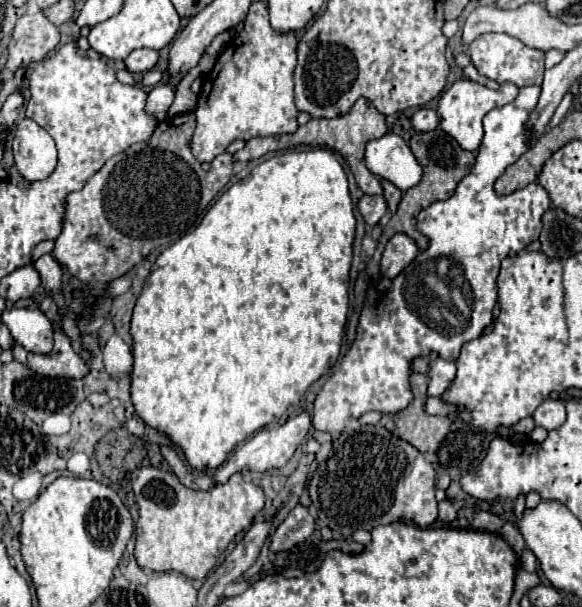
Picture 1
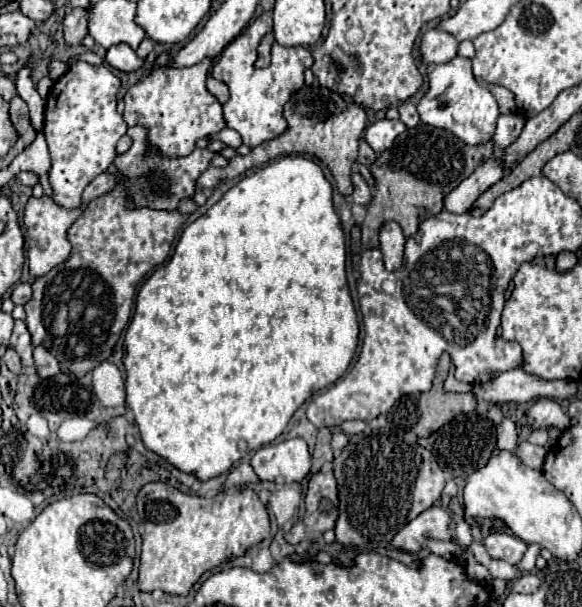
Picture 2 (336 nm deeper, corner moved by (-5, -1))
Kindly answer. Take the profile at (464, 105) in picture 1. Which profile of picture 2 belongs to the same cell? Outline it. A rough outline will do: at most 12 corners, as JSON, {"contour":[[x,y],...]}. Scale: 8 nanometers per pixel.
{"contour":[[471,59],[429,65],[421,123],[467,145],[493,139],[499,107]]}

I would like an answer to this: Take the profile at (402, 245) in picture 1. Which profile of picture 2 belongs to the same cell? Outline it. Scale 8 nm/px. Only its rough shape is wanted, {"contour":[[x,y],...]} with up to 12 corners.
{"contour":[[395,221],[381,227],[385,269],[403,263],[405,235]]}

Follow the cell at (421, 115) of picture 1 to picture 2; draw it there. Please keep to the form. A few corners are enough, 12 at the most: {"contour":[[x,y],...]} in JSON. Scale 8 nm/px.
{"contour":[[411,101],[399,105],[399,119],[417,127],[421,117]]}

